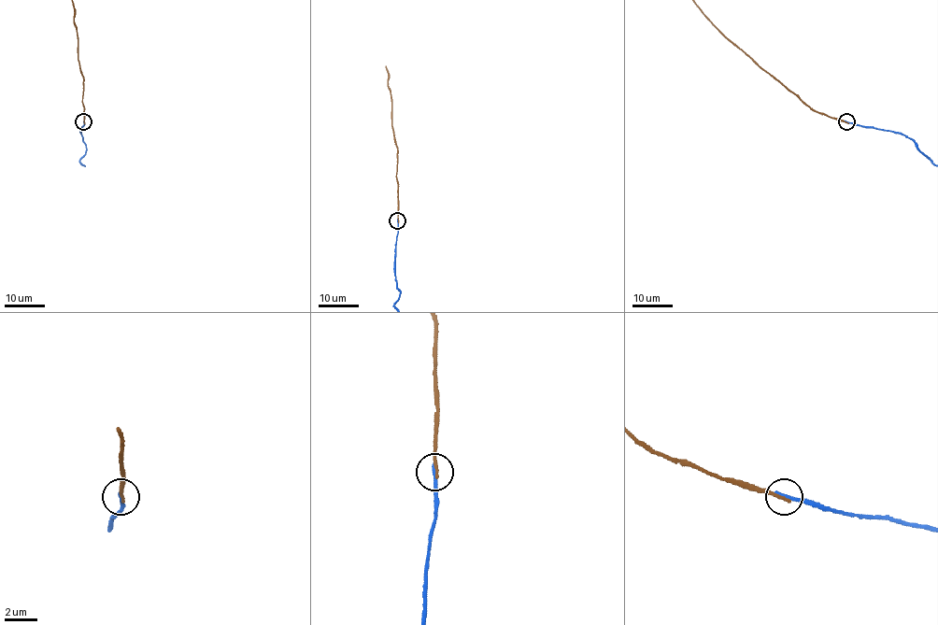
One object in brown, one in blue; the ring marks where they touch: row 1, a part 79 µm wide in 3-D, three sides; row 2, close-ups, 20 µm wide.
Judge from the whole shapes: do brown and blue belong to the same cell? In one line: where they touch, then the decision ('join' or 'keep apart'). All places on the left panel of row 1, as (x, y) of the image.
place (83, 121); keep apart

